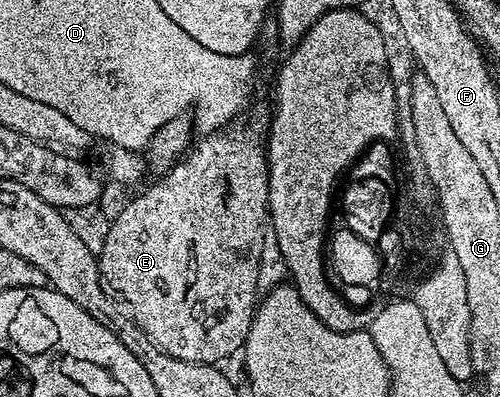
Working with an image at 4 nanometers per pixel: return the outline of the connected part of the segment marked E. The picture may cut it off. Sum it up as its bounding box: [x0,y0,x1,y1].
[97,114,269,364]

